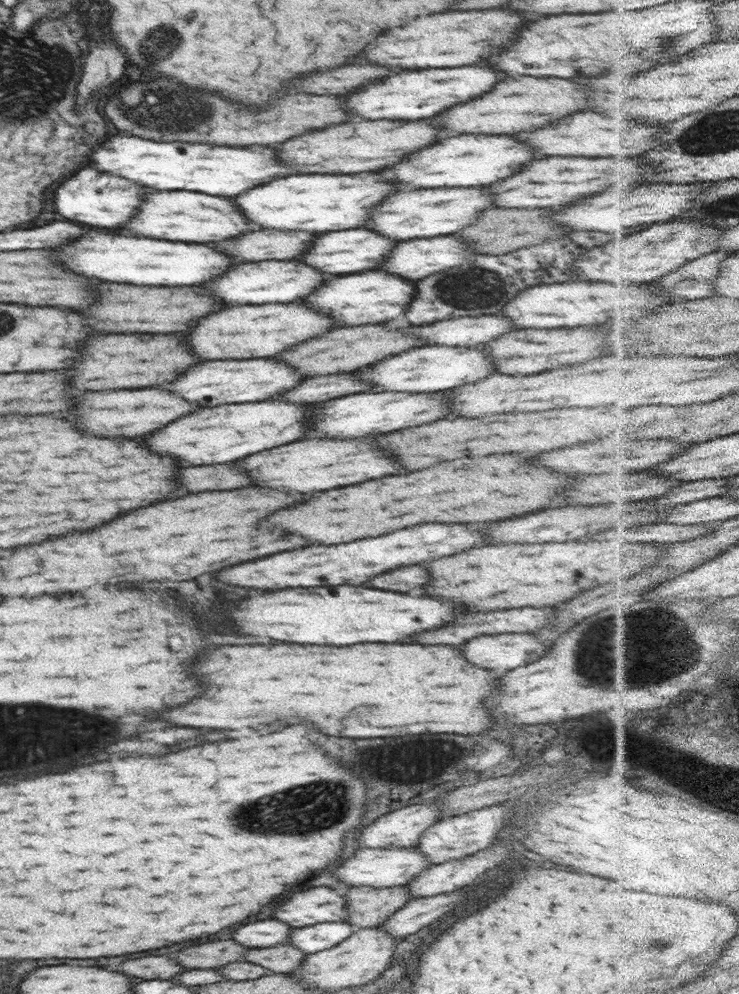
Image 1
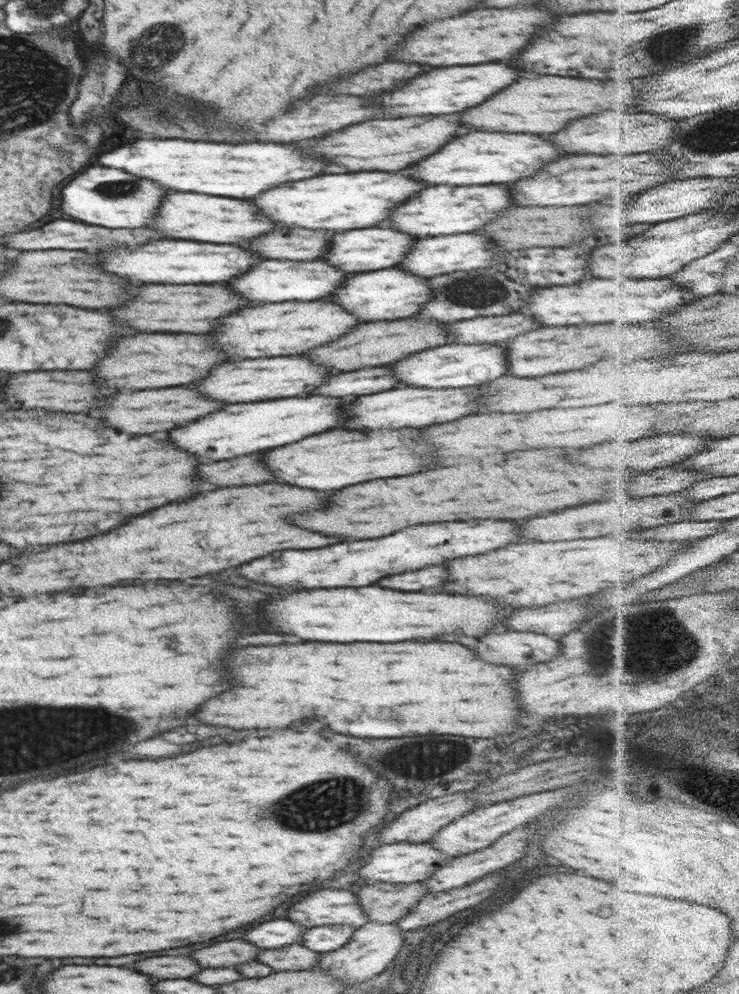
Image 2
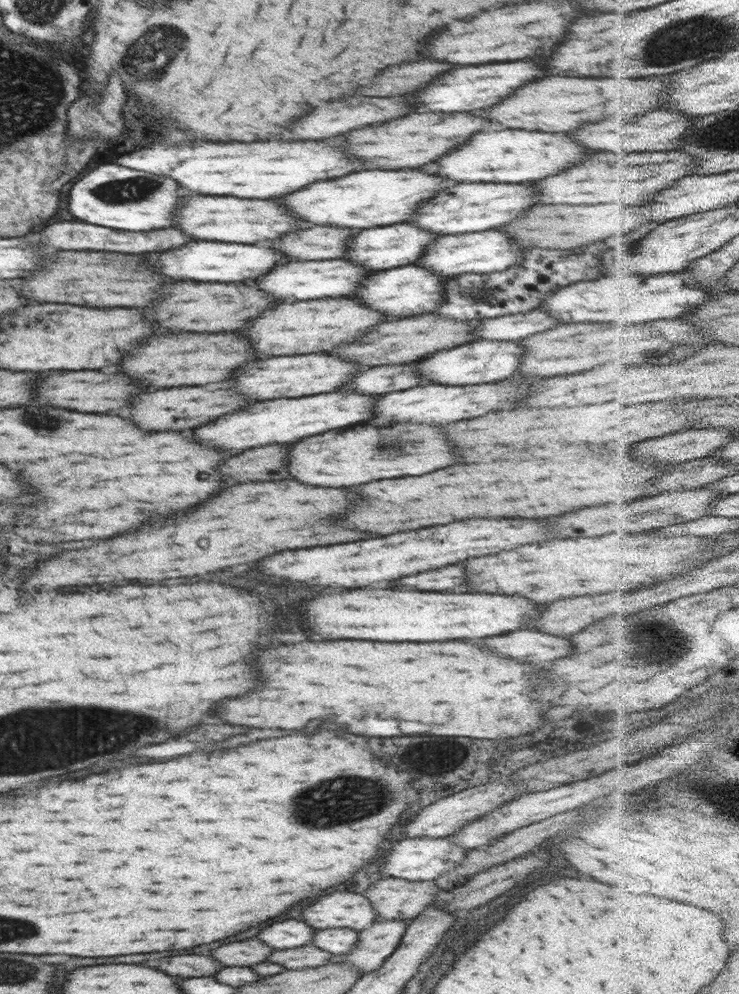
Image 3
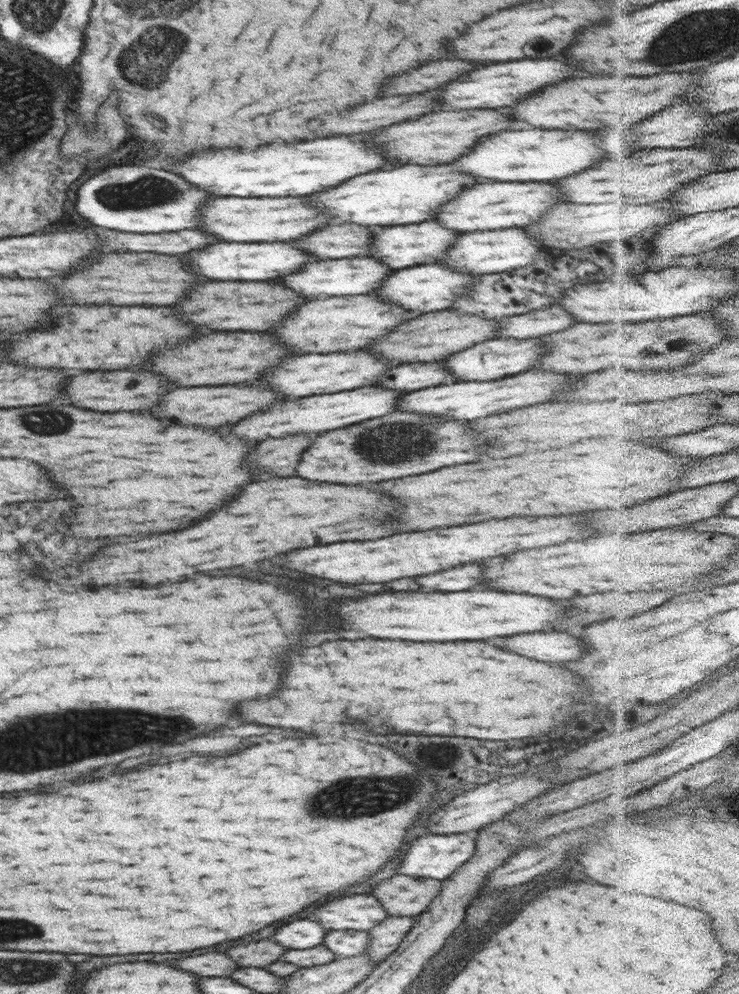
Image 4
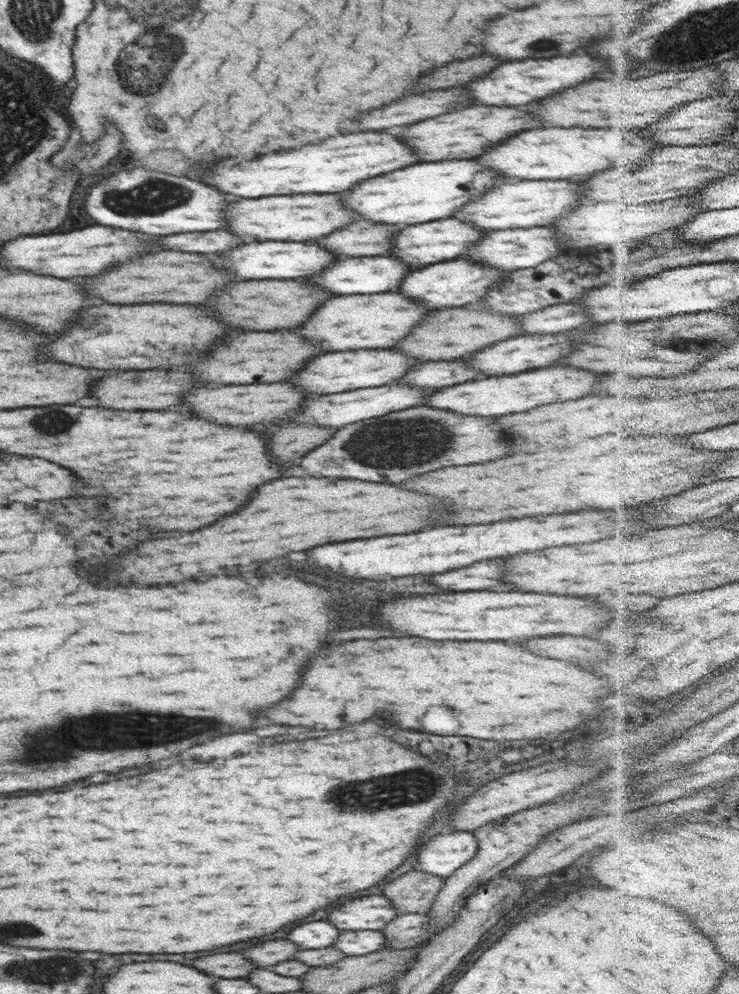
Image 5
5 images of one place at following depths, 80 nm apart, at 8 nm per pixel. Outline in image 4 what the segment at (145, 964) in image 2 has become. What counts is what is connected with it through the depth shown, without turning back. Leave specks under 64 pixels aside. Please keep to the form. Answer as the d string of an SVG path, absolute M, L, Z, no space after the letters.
M202 954L202 956L188 956L180 960L168 962L174 968L180 968L184 972L196 974L196 976L228 976L238 966L224 954Z

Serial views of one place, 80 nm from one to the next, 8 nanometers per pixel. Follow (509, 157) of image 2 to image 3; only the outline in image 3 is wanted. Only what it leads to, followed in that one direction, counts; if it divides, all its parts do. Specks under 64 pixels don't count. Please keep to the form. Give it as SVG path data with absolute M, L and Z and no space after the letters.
M500 130L500 132L478 132L470 142L450 150L438 162L430 166L434 174L454 180L454 182L534 182L566 170L578 164L588 150L578 146L566 134L546 134L546 132L524 132L524 130Z

